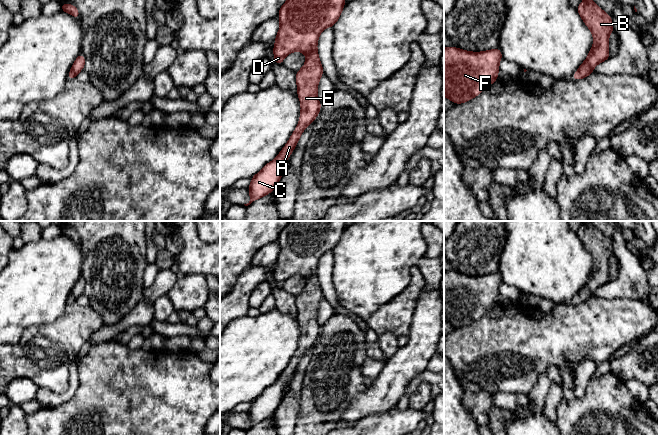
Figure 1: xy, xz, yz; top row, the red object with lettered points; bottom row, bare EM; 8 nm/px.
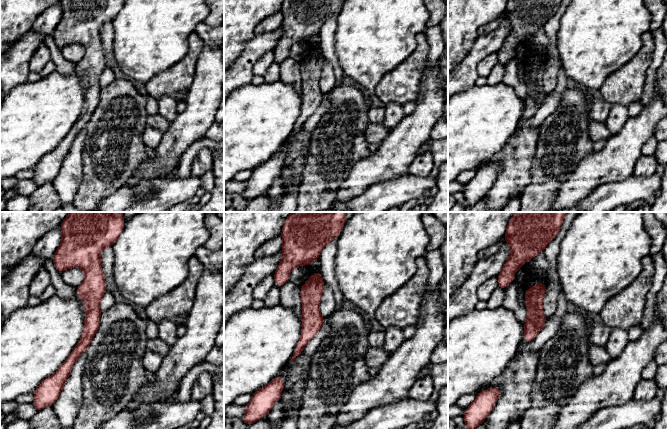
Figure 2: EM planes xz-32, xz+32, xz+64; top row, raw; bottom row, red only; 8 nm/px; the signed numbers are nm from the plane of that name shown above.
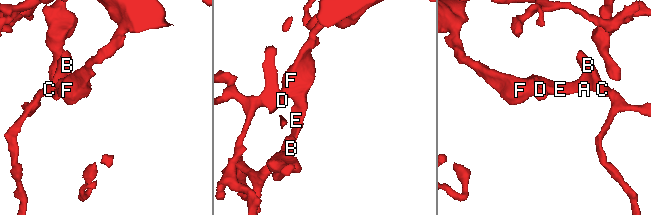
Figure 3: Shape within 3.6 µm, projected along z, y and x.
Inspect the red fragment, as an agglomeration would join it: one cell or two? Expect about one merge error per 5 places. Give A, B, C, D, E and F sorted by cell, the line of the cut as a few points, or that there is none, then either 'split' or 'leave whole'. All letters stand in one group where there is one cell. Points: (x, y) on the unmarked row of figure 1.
A B C D E F; no cut; leave whole

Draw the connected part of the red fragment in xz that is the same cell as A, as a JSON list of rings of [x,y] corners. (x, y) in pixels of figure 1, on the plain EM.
[[[289,221],[279,234],[280,252],[273,272],[274,286],[281,289],[284,282],[295,275],[303,276],[306,279],[304,290],[296,296],[297,317],[301,328],[301,337],[298,349],[278,380],[251,402],[251,409],[247,412],[250,417],[250,425],[244,428],[245,430],[270,418],[274,414],[281,403],[285,387],[297,369],[301,358],[309,348],[314,346],[319,338],[321,326],[317,321],[317,312],[324,295],[318,280],[317,266],[319,259],[324,253],[334,250],[340,242],[344,230],[345,221]]]

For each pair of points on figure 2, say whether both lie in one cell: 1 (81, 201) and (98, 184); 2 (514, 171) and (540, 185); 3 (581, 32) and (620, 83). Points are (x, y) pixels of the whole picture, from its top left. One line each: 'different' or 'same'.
1: same
2: different
3: different

